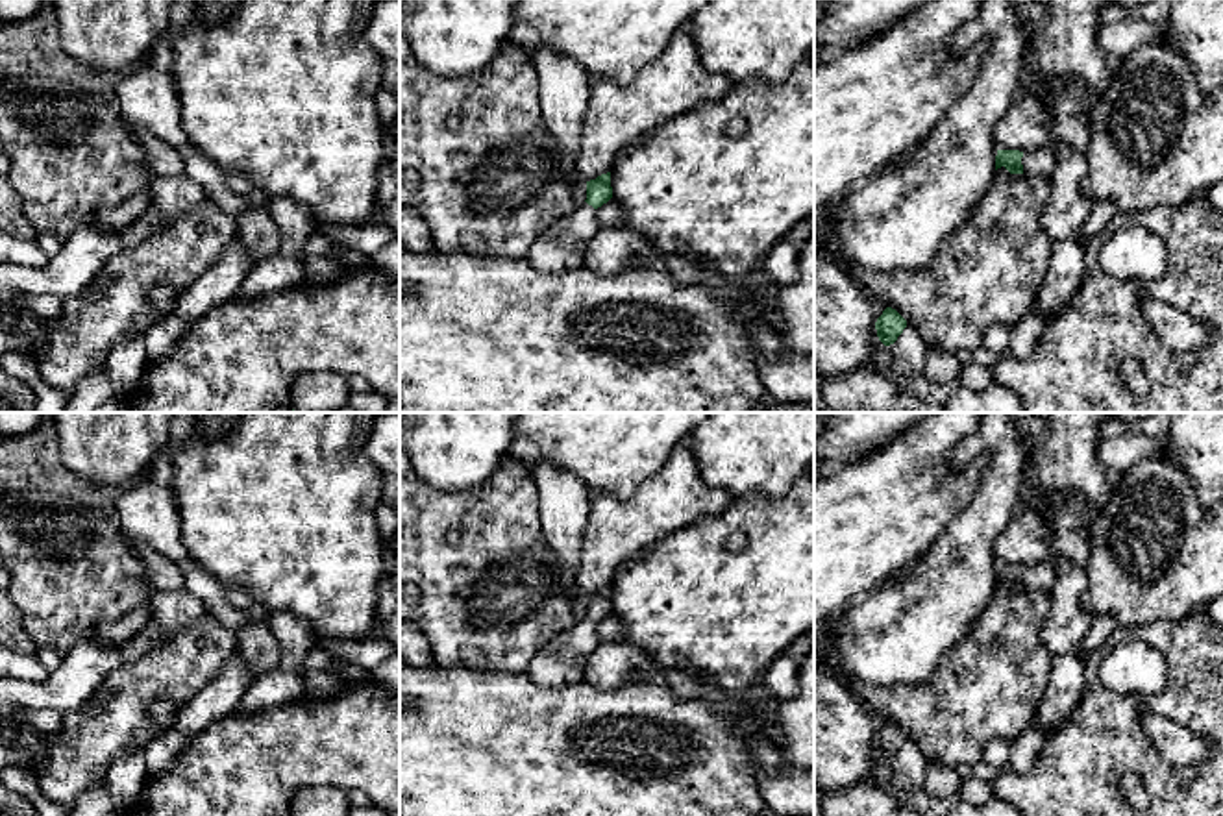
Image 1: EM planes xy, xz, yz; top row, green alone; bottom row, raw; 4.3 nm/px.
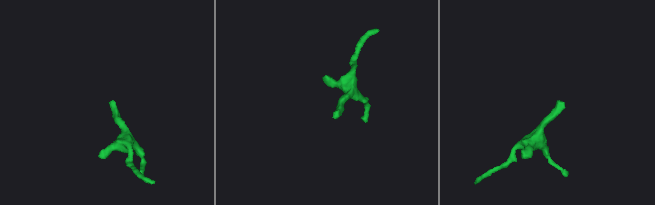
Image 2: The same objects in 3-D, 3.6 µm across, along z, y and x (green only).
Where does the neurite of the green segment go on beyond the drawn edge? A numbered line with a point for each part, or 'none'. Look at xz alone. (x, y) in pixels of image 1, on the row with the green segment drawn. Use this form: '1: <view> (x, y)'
1: xz (559, 248)

